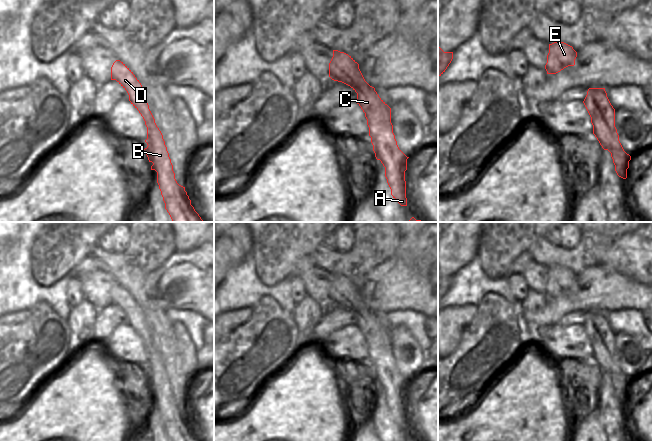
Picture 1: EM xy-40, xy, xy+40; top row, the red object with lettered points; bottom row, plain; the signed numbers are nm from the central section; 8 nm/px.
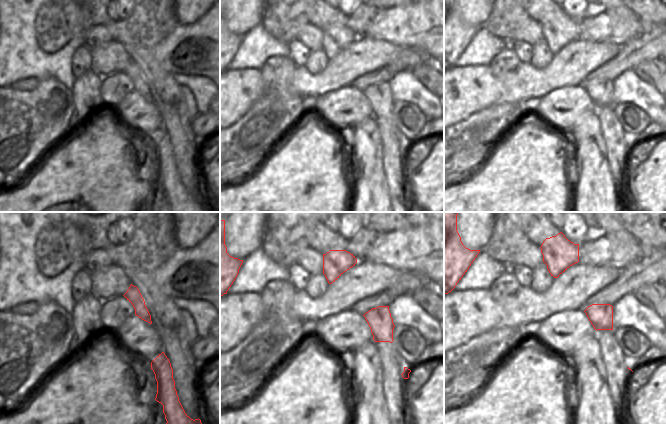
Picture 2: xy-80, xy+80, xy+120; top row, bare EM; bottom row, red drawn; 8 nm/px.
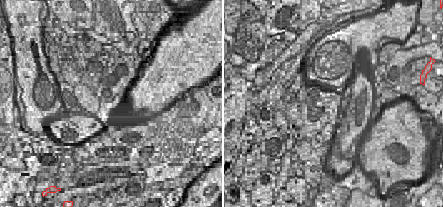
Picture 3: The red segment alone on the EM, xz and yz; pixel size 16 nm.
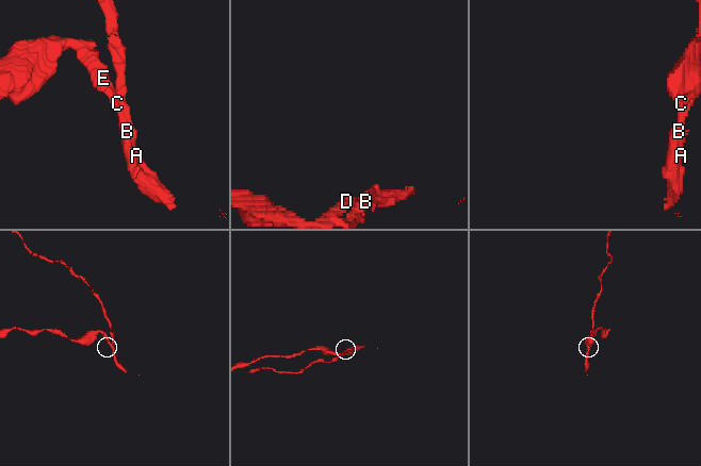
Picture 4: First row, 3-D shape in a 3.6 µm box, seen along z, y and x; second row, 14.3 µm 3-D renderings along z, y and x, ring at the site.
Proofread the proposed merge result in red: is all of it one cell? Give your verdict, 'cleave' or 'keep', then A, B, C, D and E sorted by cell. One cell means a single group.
keep; groups A B C D E

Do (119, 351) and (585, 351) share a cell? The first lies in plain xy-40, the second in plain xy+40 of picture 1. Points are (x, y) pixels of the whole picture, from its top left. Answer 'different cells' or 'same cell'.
same cell

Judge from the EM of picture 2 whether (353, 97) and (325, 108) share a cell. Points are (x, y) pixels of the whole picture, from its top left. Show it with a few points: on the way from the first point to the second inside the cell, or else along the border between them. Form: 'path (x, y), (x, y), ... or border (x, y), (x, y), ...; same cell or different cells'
path (346, 104), (342, 108), (332, 108); same cell

